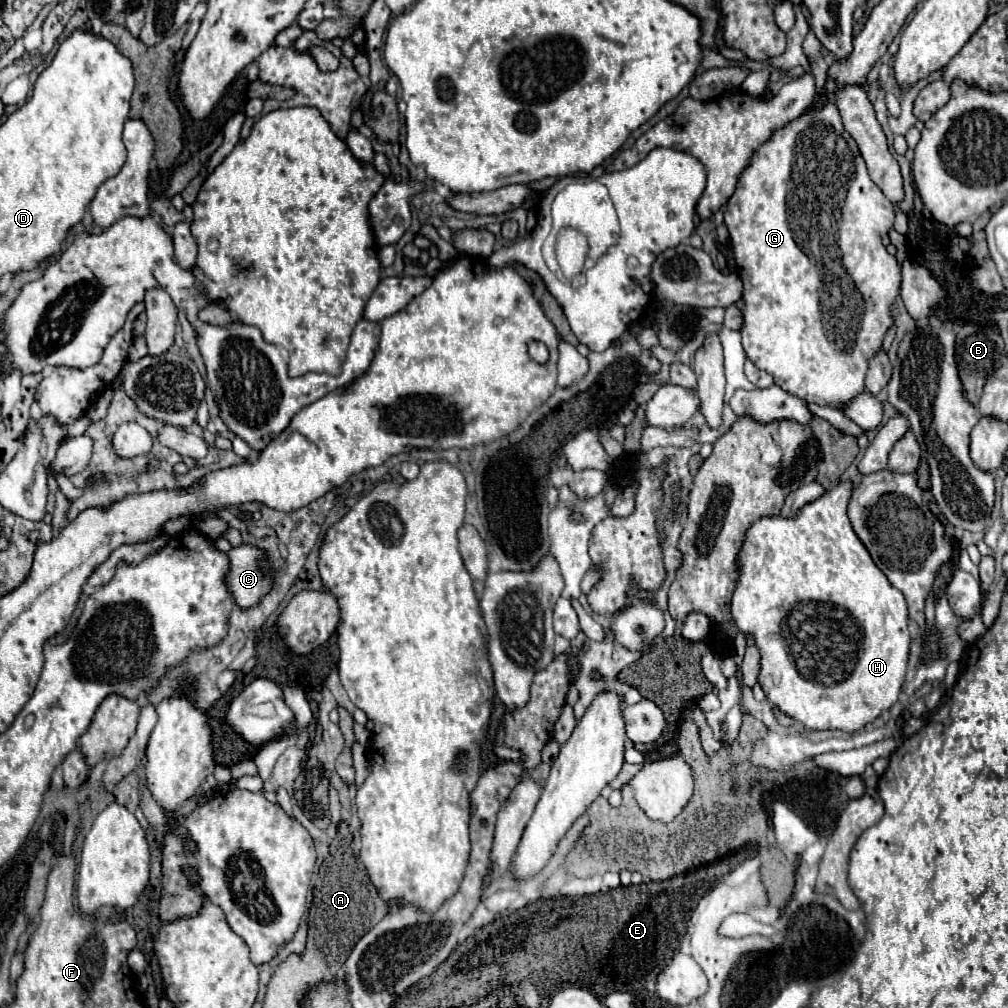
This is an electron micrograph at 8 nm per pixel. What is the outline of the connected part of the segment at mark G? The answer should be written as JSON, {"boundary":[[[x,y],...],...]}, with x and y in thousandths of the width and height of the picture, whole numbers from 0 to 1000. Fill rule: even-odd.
{"boundary":[[[820,102],[816,108],[811,108],[807,104],[793,118],[789,118],[781,126],[769,130],[765,134],[765,138],[759,140],[747,152],[745,162],[735,172],[731,188],[721,201],[719,223],[721,223],[723,233],[725,233],[725,245],[727,245],[727,253],[729,253],[730,268],[735,279],[737,279],[737,283],[739,283],[739,289],[737,289],[739,307],[737,307],[737,324],[735,324],[737,344],[739,344],[741,354],[745,354],[753,366],[761,368],[767,374],[769,382],[773,382],[775,386],[779,386],[791,394],[797,394],[799,398],[805,398],[811,402],[822,402],[828,406],[836,406],[844,396],[858,390],[860,362],[874,348],[876,334],[886,324],[884,305],[888,303],[890,291],[892,291],[894,265],[892,265],[890,257],[886,253],[882,253],[878,243],[874,241],[874,235],[878,231],[882,231],[882,227],[886,225],[886,217],[888,217],[886,201],[880,199],[880,195],[876,195],[876,191],[864,180],[850,142],[846,140],[846,136],[842,132],[838,132],[838,128],[834,124],[834,116],[832,116],[828,102]]]}

